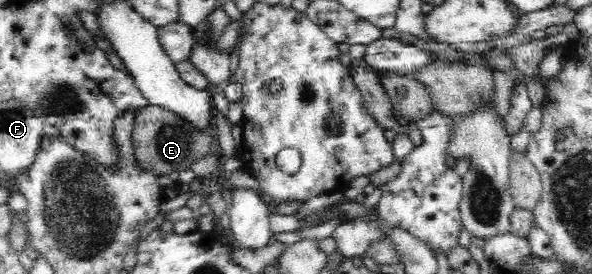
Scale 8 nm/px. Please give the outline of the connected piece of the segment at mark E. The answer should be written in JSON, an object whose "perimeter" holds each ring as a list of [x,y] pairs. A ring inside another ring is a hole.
{"perimeter":[[[148,104],[136,113],[133,127],[133,154],[141,168],[153,170],[155,174],[169,175],[173,171],[189,169],[193,163],[213,153],[213,129],[197,130],[193,124],[159,105]]]}

